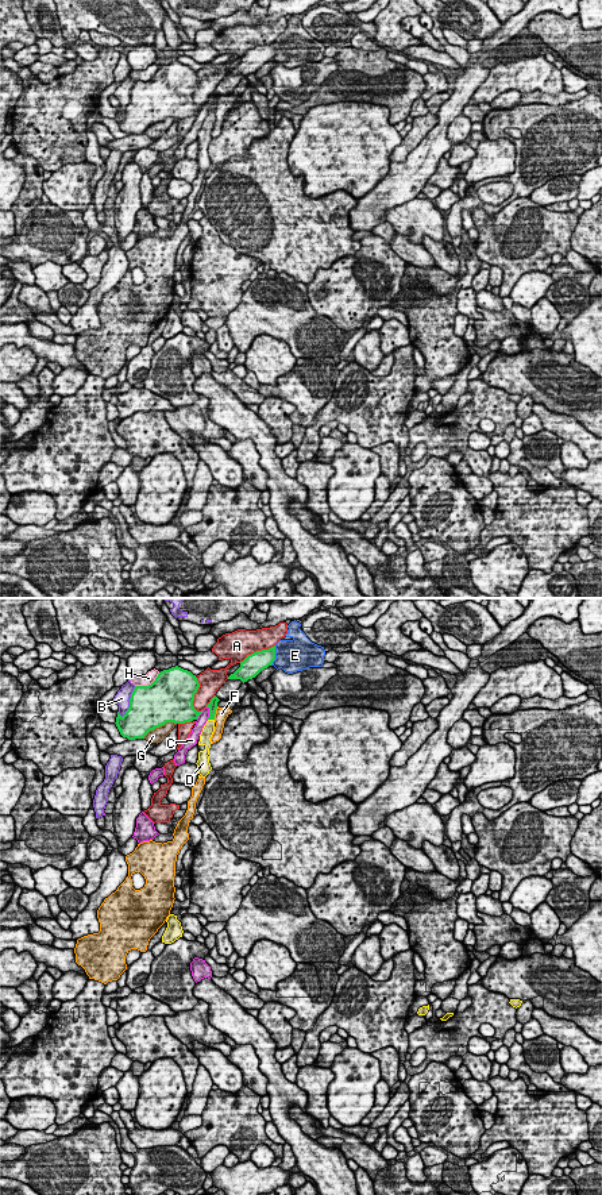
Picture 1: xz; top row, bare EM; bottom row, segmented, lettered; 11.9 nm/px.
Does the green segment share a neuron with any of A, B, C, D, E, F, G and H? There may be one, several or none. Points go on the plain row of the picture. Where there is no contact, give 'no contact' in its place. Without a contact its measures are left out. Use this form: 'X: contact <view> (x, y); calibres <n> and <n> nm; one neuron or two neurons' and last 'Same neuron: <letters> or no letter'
A: contact xz (193, 91); calibres 500 and 260 nm; two neurons
B: contact xz (130, 97); calibres 500 and 180 nm; two neurons
C: contact xz (209, 108); calibres 120 and 120 nm; two neurons
D: contact xz (211, 114); calibres 120 and 140 nm; one neuron
E: contact xz (274, 50); calibres 240 and 380 nm; two neurons
F: contact xz (215, 108); calibres 120 and 160 nm; two neurons
G: contact xz (158, 122); calibres 500 and 160 nm; two neurons
H: contact xz (149, 80); calibres 500 and 140 nm; two neurons
Same neuron: D

